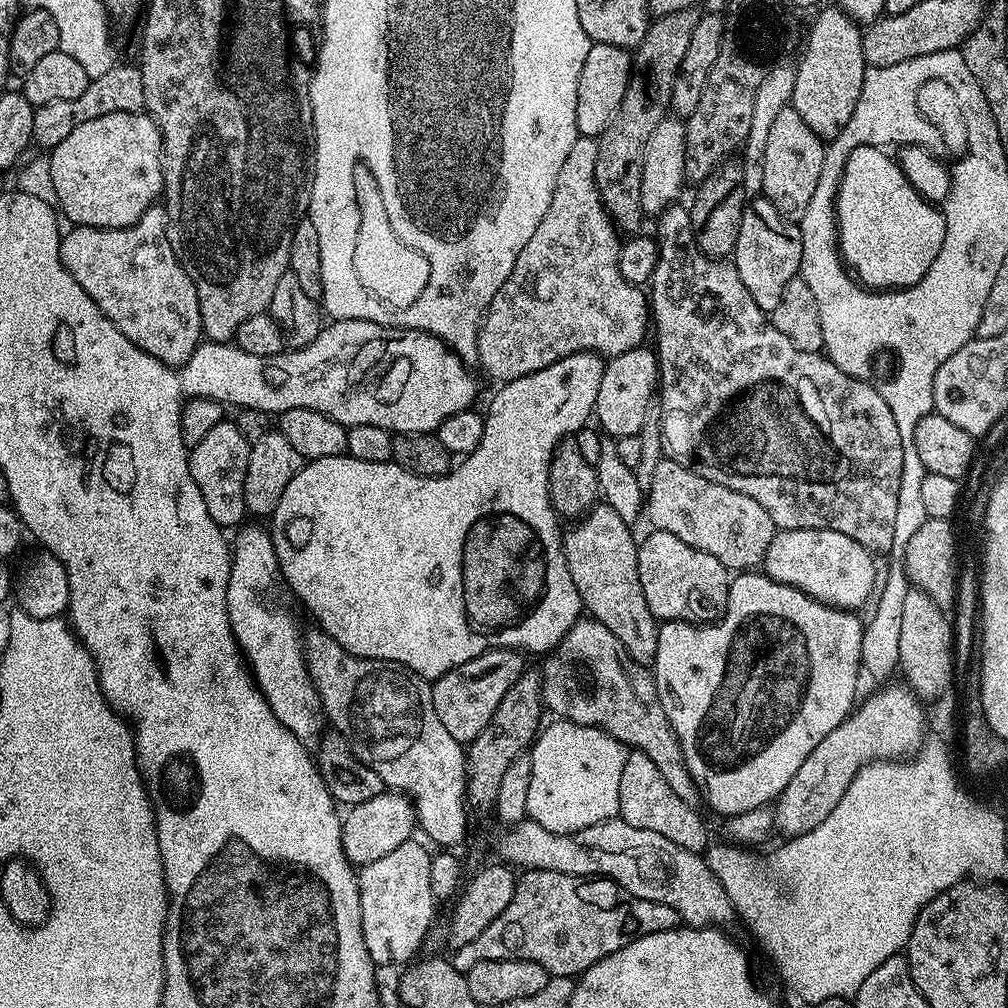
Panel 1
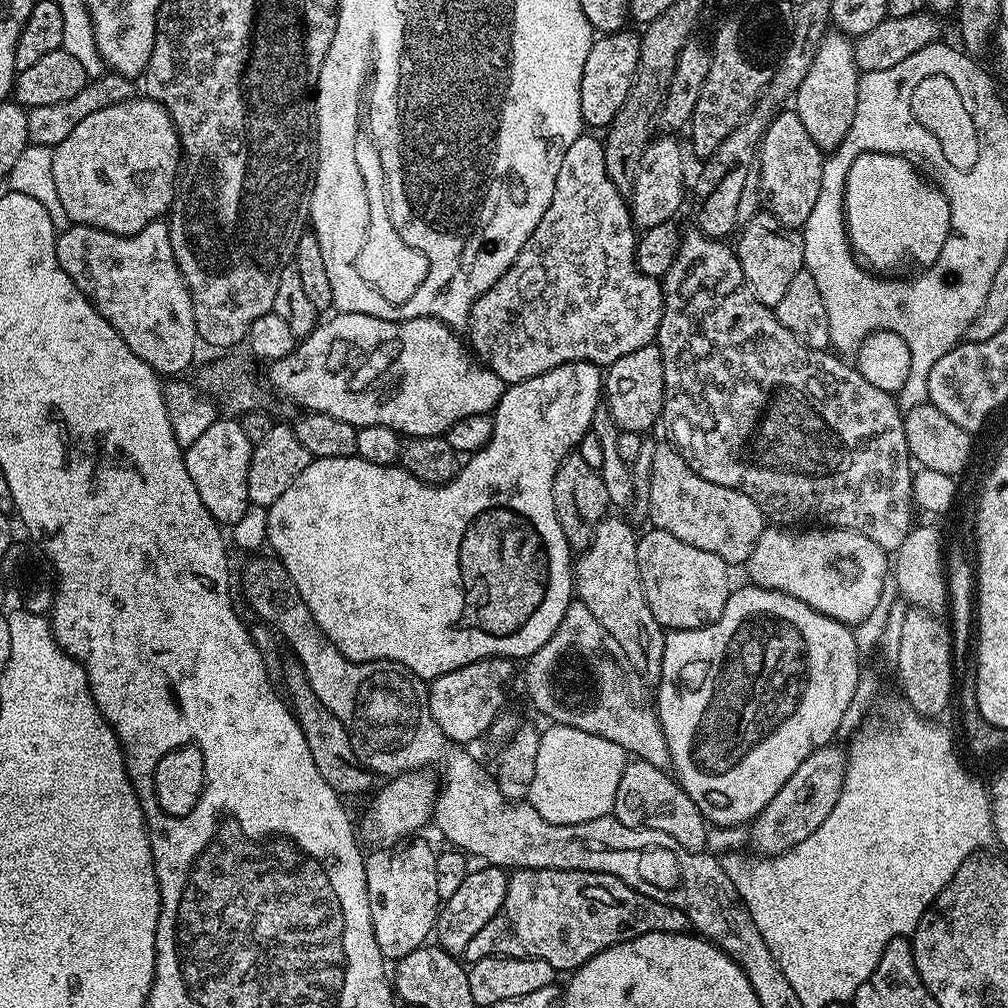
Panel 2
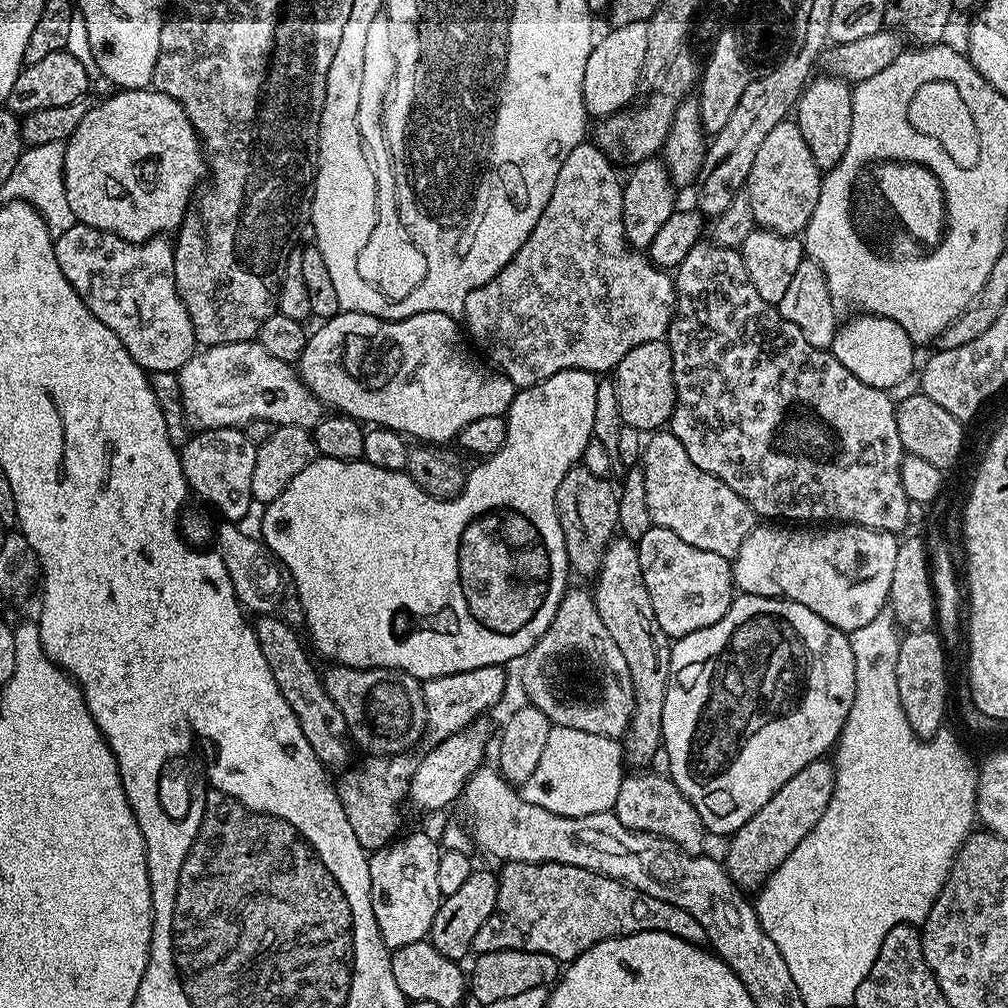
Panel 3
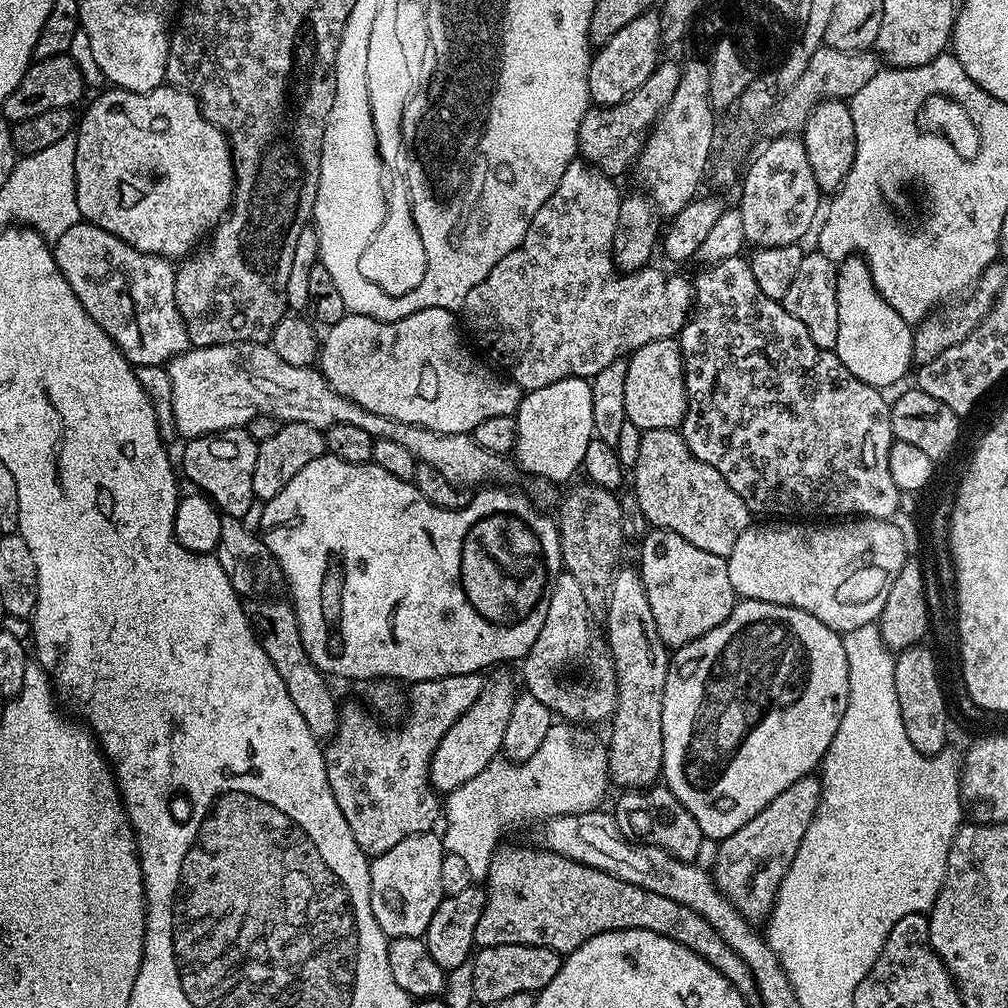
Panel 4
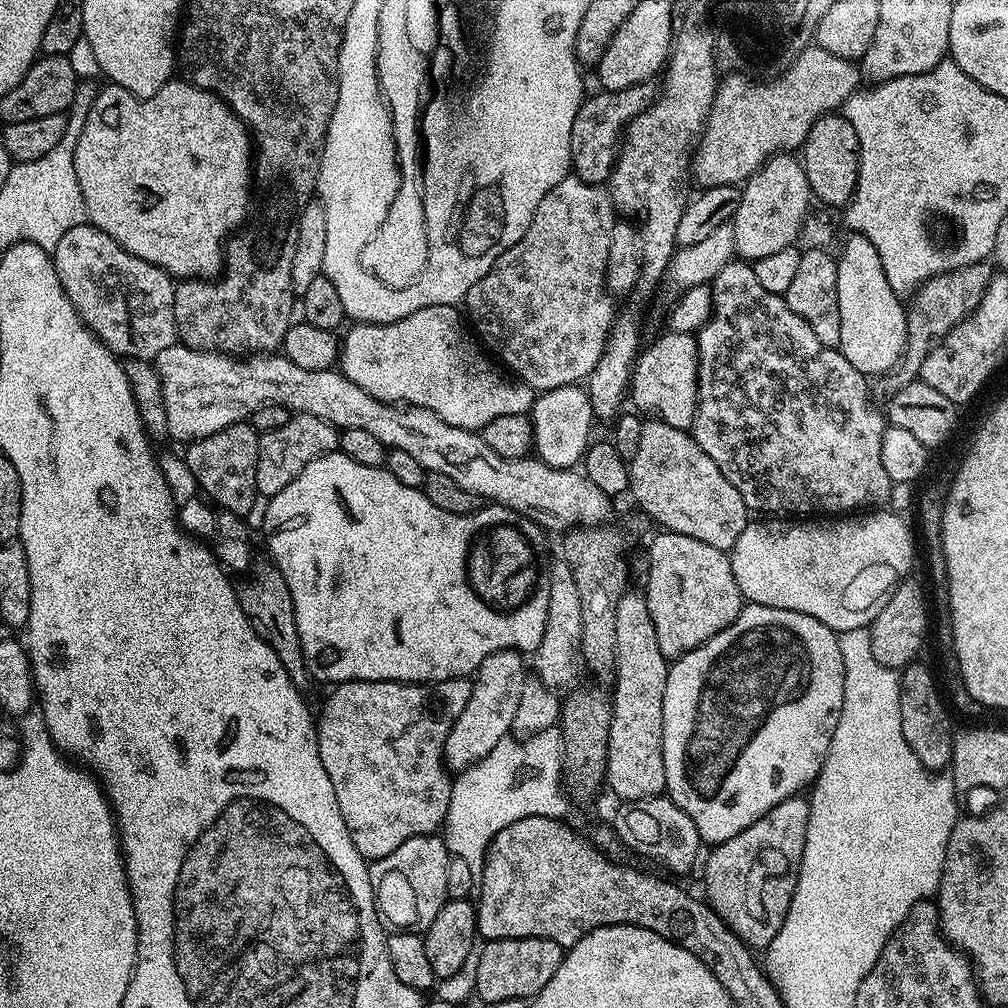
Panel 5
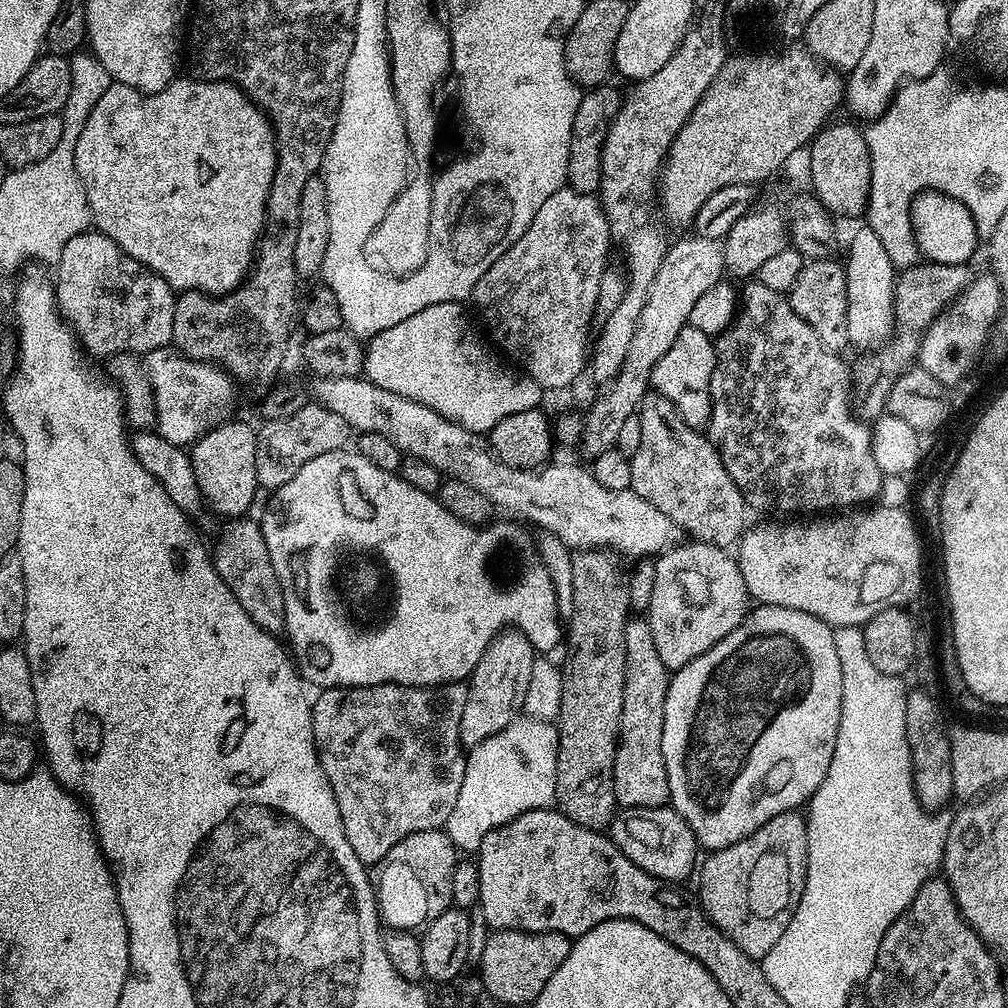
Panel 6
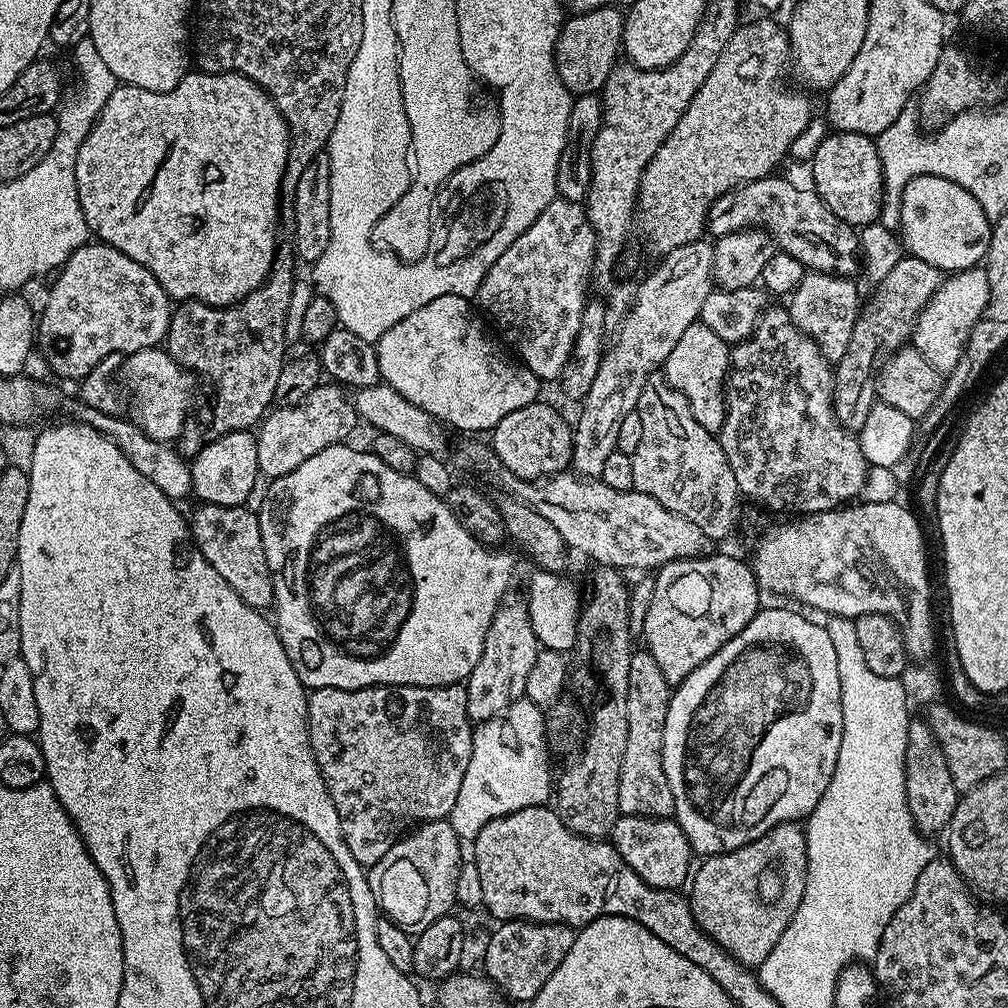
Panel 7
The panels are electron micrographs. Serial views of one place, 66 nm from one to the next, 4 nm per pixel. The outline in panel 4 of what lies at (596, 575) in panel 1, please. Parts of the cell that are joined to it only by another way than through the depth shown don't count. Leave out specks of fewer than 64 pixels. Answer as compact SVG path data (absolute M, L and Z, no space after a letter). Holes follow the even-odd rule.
M621 567L612 578L608 595L608 636L606 643L616 663L618 698L616 713L610 727L612 737L606 740L608 774L613 785L620 790L639 790L653 787L664 770L662 750L662 698L666 690L666 674L670 650L658 638L650 598L646 598L644 583L635 567Z

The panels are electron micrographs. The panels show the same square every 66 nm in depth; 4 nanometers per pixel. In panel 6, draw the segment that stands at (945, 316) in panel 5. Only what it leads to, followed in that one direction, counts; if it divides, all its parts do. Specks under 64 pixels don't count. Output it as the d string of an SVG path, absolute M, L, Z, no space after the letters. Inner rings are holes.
M917 262L905 268L895 277L893 290L893 322L895 328L887 343L869 351L855 365L851 365L852 394L858 398L858 412L861 417L872 418L885 415L888 395L894 382L904 369L917 363L916 355L924 332L934 323L937 316L968 289L974 279L968 264L942 265L931 262Z

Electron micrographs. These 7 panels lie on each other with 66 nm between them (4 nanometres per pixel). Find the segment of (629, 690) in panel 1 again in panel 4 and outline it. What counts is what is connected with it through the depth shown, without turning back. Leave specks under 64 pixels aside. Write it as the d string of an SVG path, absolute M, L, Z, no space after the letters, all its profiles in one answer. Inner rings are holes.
M561 571L552 587L550 610L546 610L546 622L524 655L524 684L527 695L538 698L561 721L573 725L600 724L611 721L616 713L618 682L616 663L603 639L596 637L592 629L593 609L582 595L574 574Z

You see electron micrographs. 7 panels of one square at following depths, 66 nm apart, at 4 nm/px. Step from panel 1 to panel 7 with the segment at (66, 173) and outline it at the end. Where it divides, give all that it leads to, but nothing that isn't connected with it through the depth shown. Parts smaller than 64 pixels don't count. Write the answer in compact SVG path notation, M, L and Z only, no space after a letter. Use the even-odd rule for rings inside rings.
M189 71L188 75L169 92L142 90L133 84L117 86L114 94L106 98L102 114L95 126L82 142L76 163L76 189L82 214L88 223L88 231L97 241L117 248L122 254L134 258L166 290L173 301L200 300L203 304L213 304L216 308L227 308L229 304L246 298L254 289L261 288L272 273L272 263L276 260L276 223L280 220L280 196L284 183L284 171L288 165L288 127L281 119L278 106L273 103L263 88L257 87L253 80L242 78L236 72Z

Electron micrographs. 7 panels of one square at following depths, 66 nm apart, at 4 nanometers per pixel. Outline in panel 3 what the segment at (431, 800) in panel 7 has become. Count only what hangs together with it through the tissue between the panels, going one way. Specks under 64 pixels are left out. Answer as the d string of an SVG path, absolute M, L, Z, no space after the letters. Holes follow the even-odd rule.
M501 665L482 666L478 670L466 670L462 674L446 674L442 678L423 681L426 726L424 736L429 745L440 744L446 738L458 734L481 719L500 700L508 676ZM401 754L399 756L368 756L355 768L349 767L343 773L344 776L336 784L336 793L342 802L342 810L346 810L346 818L350 818L350 826L354 830L354 838L366 850L386 848L388 844L397 839L400 828L400 803L405 803L408 795L408 783L416 772L417 761L411 760L411 755Z

